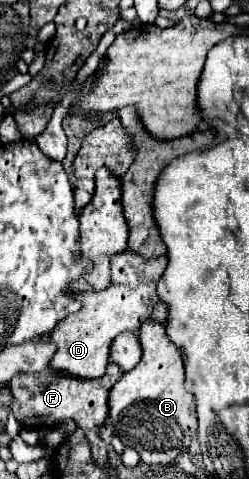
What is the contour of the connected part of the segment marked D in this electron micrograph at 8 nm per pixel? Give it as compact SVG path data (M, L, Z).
M123 251L111 259L111 287L103 291L85 291L79 295L83 301L81 311L65 317L51 333L51 339L57 343L57 355L51 361L51 367L61 373L69 373L81 379L97 379L105 375L109 363L109 349L113 339L123 331L139 331L141 323L149 317L163 321L167 307L157 295L157 281L167 269L169 259L143 259L133 251Z

